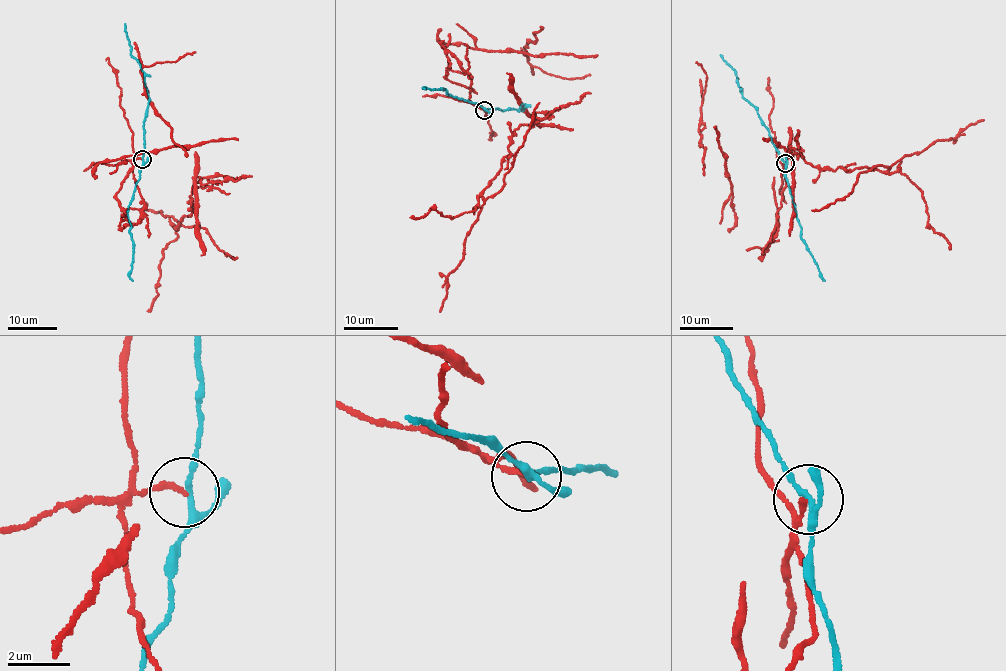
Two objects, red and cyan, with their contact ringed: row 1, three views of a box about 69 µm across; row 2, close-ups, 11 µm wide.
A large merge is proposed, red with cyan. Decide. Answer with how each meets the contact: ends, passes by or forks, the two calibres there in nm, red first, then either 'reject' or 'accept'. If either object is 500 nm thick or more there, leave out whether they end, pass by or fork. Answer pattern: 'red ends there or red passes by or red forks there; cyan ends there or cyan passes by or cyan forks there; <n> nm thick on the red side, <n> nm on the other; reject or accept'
red ends there; cyan forks there; 170 nm thick on the red side, 140 nm on the other; reject

